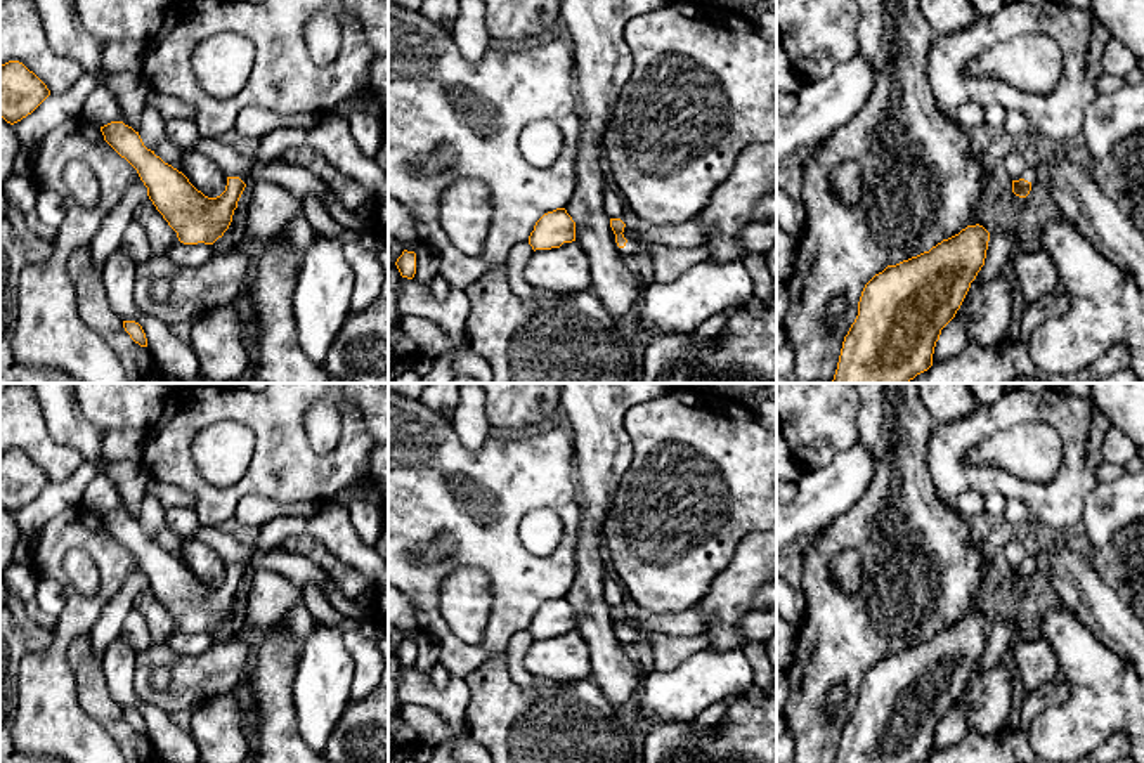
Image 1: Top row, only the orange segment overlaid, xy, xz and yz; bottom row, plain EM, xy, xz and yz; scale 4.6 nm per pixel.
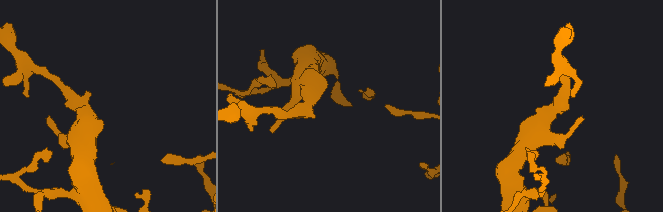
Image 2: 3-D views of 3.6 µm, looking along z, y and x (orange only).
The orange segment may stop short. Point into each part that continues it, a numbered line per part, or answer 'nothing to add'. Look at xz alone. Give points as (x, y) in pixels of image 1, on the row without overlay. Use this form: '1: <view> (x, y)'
1: xz (633, 637)

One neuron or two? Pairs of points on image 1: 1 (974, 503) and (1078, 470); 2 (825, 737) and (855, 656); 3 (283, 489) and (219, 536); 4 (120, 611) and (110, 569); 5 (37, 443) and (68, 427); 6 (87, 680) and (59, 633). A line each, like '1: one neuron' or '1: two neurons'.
1: two neurons
2: one neuron
3: two neurons
4: two neurons
5: two neurons
6: two neurons

